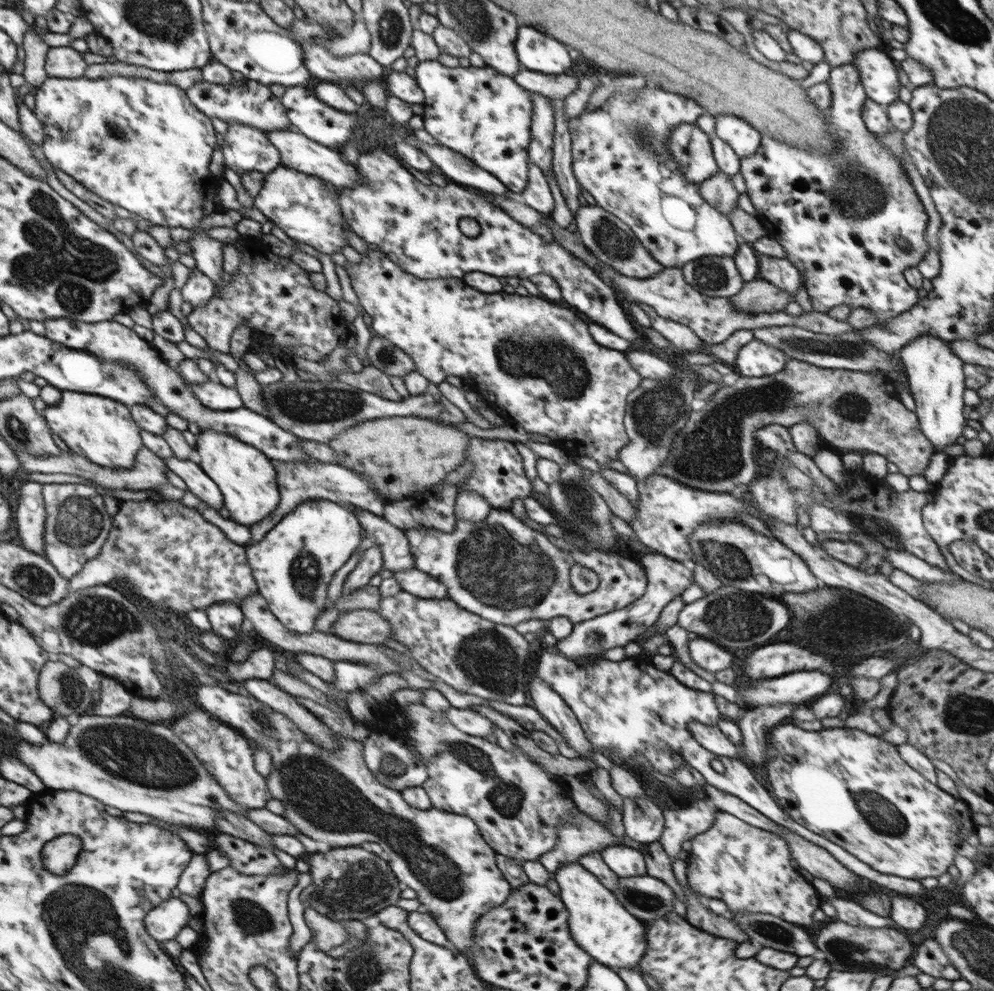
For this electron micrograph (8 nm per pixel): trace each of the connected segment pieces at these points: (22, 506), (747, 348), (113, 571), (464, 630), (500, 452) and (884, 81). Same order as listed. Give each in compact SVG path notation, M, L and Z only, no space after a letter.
M27 481L19 491L18 508L12 518L24 550L44 556L47 510L42 488L41 484Z
M754 338L738 351L734 370L745 377L772 376L786 363L787 358L781 350Z
M161 498L158 502L152 500L119 502L113 522L116 522L116 526L112 526L112 535L108 537L99 556L92 558L78 576L69 578L71 583L69 594L78 596L82 589L110 585L120 580L126 582L126 586L132 590L132 596L146 598L152 604L166 606L172 610L190 612L197 608L206 609L221 602L233 602L240 607L247 596L260 593L250 560L246 558L247 551L240 548L238 543L232 542L219 527L207 522L200 512L178 500Z
M374 575L369 584L378 586L379 608L376 610L392 625L392 639L410 650L410 656L425 670L438 676L459 692L474 694L486 700L500 700L514 706L526 705L526 668L530 652L538 650L529 644L515 628L489 622L458 606L450 598L422 598L406 592L394 577L382 579Z
M470 437L469 445L465 450L464 462L472 462L470 476L455 486L458 491L476 493L492 506L492 509L509 511L516 499L524 501L534 495L530 479L526 476L523 467L523 456L517 449L516 443L504 439L482 439Z
M874 48L856 54L852 64L856 67L867 98L886 108L899 99L901 84L896 62Z

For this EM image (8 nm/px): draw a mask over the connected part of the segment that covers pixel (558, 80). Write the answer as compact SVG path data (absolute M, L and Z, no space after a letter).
M520 69L513 80L526 91L537 93L542 96L563 100L568 98L576 89L578 81L570 73L562 75L546 75L527 69Z

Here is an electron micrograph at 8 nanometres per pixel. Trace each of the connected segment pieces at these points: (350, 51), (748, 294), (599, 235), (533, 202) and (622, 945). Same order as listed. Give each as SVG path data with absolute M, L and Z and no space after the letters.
M358 20L352 29L343 36L332 39L332 42L325 42L323 48L336 57L346 57L354 54L367 54L370 51L370 32L366 30L363 20Z
M761 278L745 282L740 293L730 300L739 311L756 314L783 311L790 304L791 296Z
M582 205L574 216L574 223L581 243L602 264L613 268L616 272L630 278L644 279L652 278L665 269L665 266L649 253L624 221L602 209L601 206Z
M532 161L528 163L528 184L520 193L520 199L542 214L552 213L554 198L550 192L547 178L541 168Z
M565 862L554 873L560 887L559 897L569 912L569 931L576 944L589 954L592 961L608 966L616 972L618 968L636 968L646 952L646 946L648 946L646 944L647 927L645 922L630 914L622 906L622 903L618 902L615 894L579 862Z

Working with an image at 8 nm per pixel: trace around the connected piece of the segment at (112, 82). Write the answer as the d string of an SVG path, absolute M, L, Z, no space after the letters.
M109 77L108 79L88 80L88 78L53 78L47 80L38 88L33 89L35 96L34 112L37 119L43 124L43 133L45 136L44 144L41 148L45 158L50 161L58 171L69 174L74 180L77 180L85 186L90 192L97 194L100 198L121 206L131 212L145 218L151 224L166 226L166 228L188 228L200 226L204 216L210 216L220 210L220 198L218 198L218 186L204 188L204 180L210 182L212 174L208 170L210 158L216 146L217 132L214 132L214 126L210 122L208 115L204 114L195 103L191 102L187 91L171 83L158 83L148 79L135 77Z

